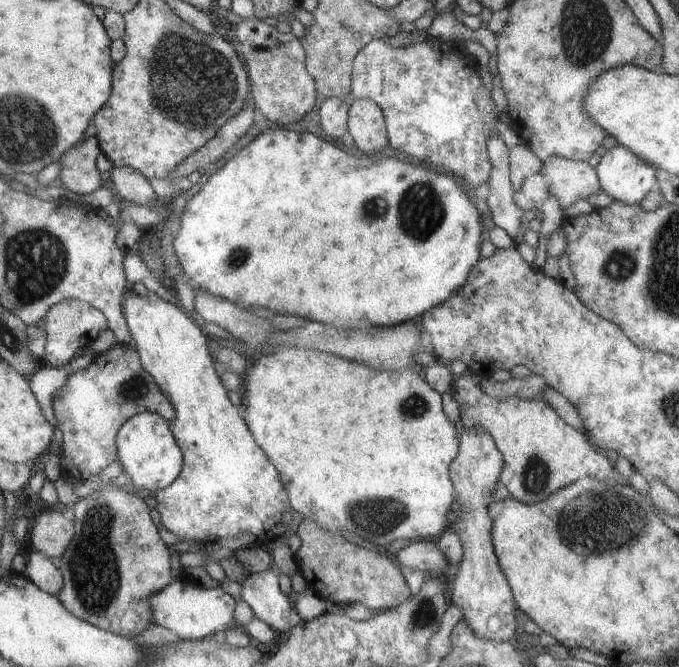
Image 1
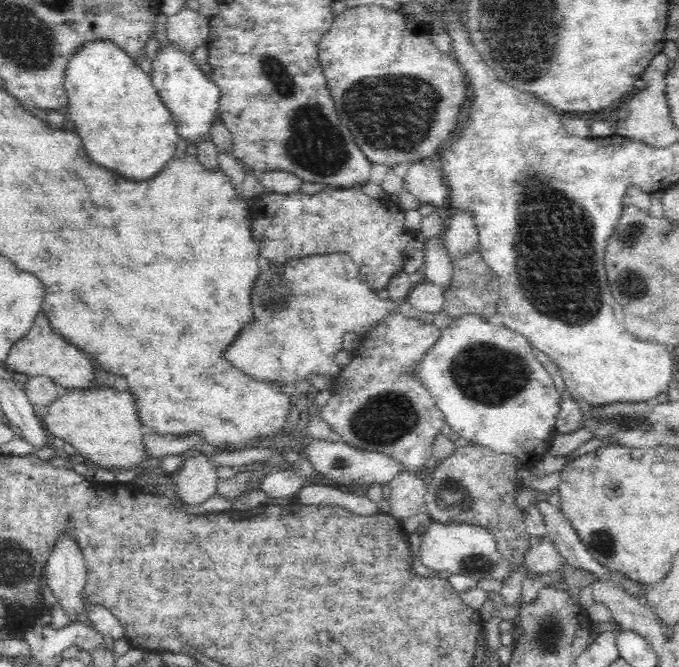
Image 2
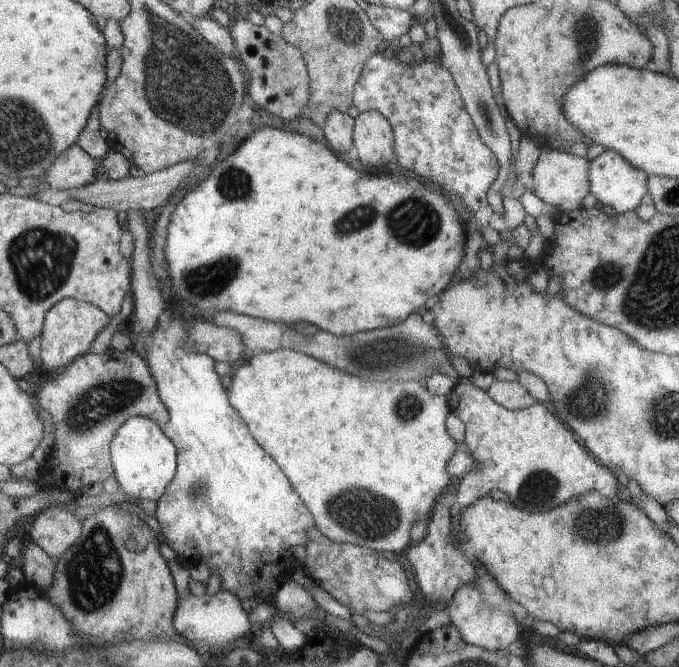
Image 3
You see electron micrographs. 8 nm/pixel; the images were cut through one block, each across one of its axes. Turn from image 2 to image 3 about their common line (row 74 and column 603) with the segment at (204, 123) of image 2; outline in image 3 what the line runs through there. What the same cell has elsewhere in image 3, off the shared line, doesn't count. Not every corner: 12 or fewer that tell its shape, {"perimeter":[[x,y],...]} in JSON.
{"perimeter":[[617,152],[589,162],[590,193],[618,214],[648,193],[648,175]]}

